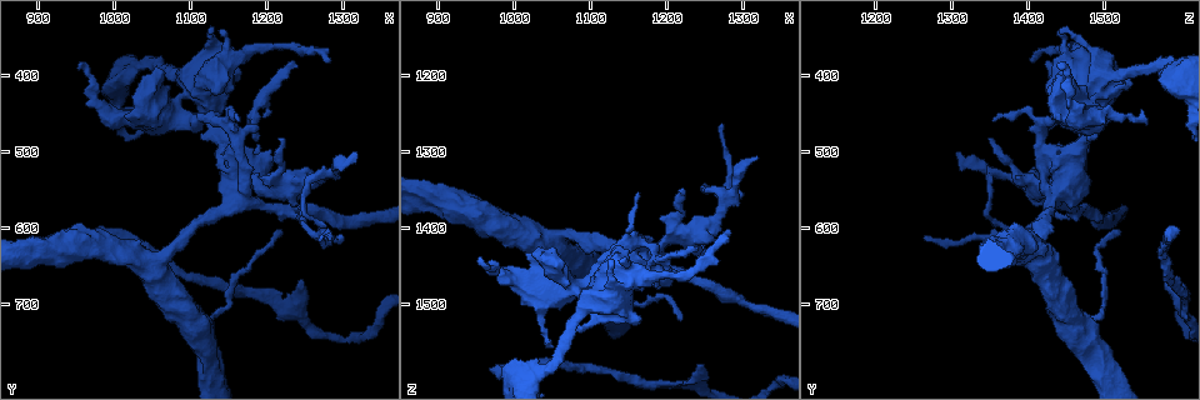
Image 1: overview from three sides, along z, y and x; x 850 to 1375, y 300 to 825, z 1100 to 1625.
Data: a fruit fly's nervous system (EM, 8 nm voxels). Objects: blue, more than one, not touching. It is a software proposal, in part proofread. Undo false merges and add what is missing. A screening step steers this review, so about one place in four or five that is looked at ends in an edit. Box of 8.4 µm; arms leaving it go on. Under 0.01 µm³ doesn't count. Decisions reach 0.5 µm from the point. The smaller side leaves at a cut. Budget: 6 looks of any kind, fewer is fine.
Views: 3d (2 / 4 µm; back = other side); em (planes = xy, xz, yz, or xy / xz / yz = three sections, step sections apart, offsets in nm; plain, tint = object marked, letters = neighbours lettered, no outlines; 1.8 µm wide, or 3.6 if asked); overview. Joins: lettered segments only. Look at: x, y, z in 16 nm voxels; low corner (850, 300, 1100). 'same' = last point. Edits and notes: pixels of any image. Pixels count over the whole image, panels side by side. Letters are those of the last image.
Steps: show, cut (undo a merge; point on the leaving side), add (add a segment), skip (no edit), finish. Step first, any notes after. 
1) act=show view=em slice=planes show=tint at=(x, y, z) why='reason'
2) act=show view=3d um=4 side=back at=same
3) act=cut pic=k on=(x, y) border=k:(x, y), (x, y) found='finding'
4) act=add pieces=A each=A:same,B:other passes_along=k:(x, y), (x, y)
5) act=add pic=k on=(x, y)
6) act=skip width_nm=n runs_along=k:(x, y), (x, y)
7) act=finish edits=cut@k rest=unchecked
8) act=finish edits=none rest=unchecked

act=show view=em slice=yz step=8 show=tint at=(970, 415, 1455) why='calibre changes'

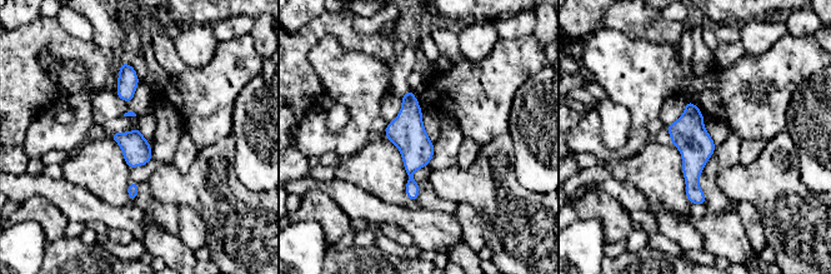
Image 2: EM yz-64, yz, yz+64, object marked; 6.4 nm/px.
act=show view=em slice=planes show=tint at=same why='another direction'

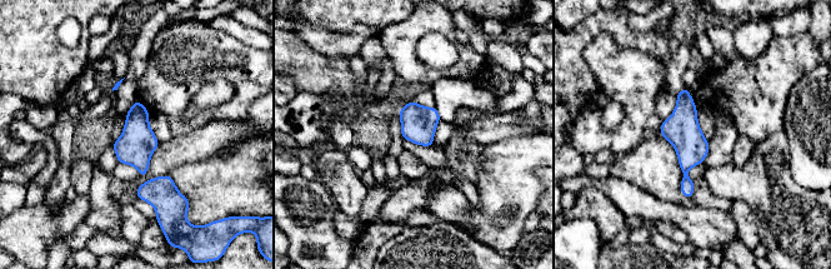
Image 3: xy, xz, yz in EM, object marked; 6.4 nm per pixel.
act=show view=em slice=planes show=letters at=same

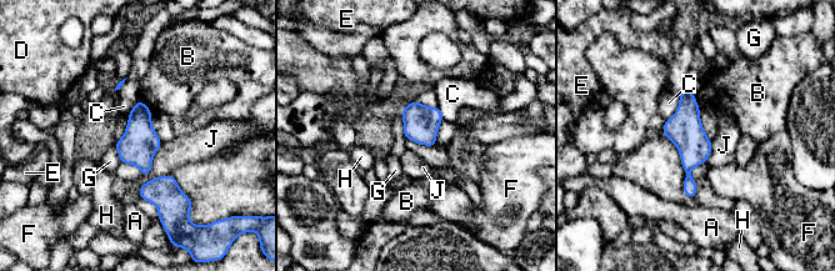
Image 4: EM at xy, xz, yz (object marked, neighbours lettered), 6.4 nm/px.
act=skip each=A:other,B:other,C:other,D:other,E:other,F:other,G:other,H:other,J:other border=4:(169, 174), (146, 181), (138, 196) found='all the same neuron'

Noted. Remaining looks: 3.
act=show view=em slice=xz step=8 show=tint at=(1175, 515, 1410) why='branch stops here'

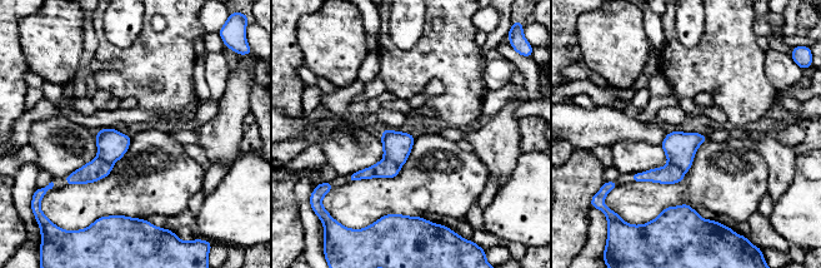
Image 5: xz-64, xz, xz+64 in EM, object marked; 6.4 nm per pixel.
act=show view=em slice=planes show=letters at=same

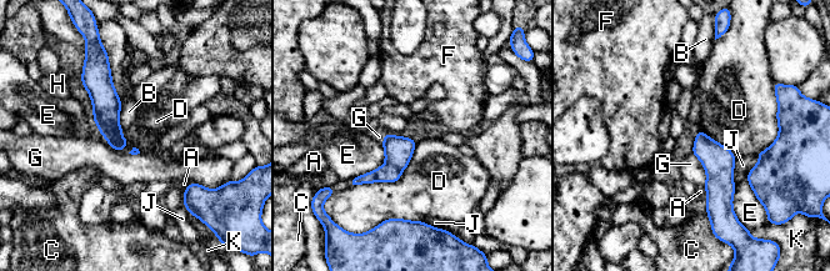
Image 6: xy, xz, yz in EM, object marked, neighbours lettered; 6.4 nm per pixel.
act=cut pic=6 on=(384, 174) each=A:other,B:other,C:other,D:other,E:other,F:other,G:other,H:other,J:other,K:other found='two neurons meet here'

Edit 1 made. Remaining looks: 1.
act=finish edits=cut@6 rest=unchecked

